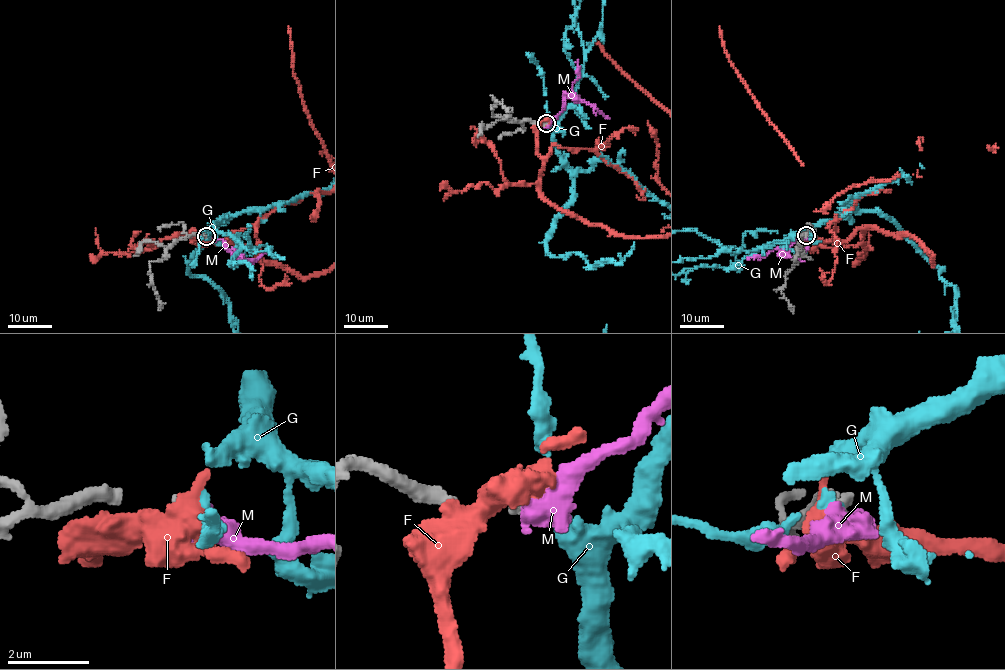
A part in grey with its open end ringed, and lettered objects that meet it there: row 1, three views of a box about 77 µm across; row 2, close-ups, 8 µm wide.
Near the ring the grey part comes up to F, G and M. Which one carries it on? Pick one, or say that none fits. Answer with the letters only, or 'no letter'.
G

